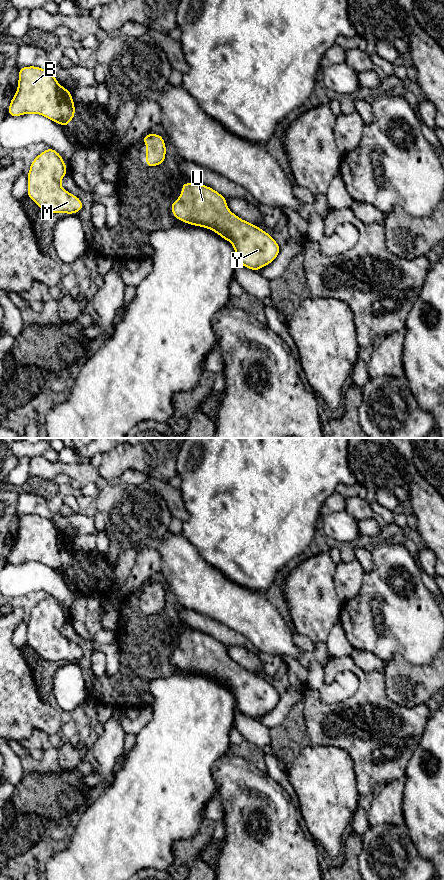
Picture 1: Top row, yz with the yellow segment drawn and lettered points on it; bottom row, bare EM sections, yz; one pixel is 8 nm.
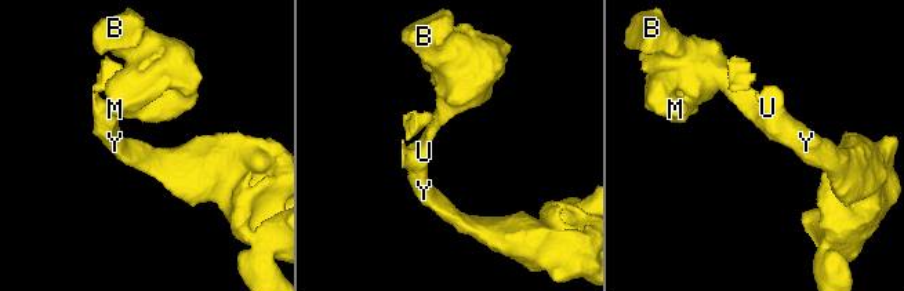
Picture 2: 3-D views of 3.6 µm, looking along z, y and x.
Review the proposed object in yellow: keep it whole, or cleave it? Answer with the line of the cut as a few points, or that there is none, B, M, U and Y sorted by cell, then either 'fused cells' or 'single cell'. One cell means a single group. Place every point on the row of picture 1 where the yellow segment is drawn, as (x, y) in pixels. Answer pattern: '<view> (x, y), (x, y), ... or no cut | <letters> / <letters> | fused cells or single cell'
no cut | B M U Y | single cell

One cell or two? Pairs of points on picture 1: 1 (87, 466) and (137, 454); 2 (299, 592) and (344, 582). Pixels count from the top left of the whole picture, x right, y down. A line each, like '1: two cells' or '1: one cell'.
1: two cells
2: two cells

